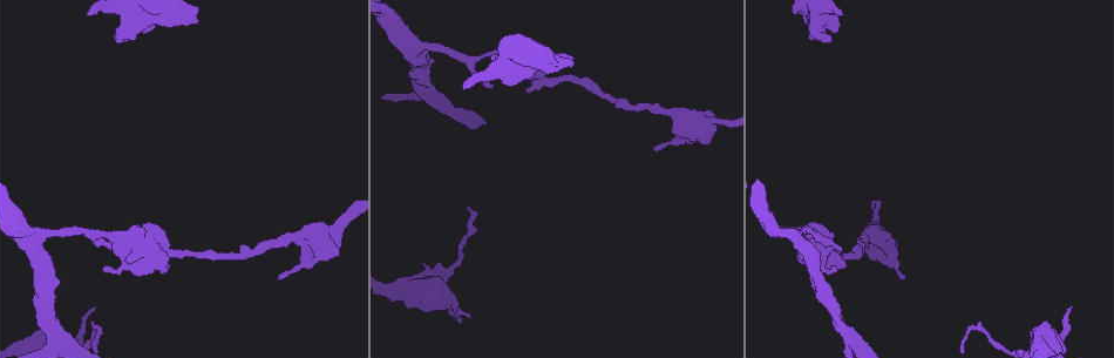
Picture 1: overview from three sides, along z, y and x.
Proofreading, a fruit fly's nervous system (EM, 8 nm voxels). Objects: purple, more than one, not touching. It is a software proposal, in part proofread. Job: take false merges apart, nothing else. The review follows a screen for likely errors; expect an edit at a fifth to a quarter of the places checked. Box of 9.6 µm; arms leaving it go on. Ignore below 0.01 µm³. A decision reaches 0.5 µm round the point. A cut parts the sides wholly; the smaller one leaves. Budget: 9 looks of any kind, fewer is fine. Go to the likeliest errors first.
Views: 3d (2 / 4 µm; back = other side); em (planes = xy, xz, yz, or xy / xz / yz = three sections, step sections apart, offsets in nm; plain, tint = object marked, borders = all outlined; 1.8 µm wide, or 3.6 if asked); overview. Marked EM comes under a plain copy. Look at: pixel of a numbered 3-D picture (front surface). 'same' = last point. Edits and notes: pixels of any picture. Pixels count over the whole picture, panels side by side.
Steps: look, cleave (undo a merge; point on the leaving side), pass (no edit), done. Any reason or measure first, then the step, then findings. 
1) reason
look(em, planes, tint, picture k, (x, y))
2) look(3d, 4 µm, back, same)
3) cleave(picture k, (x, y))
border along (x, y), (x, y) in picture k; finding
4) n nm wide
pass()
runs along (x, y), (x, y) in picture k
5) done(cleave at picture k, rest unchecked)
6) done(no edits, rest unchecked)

thick turns thin
look(3d, 4 µm, picture 1, (538, 76))

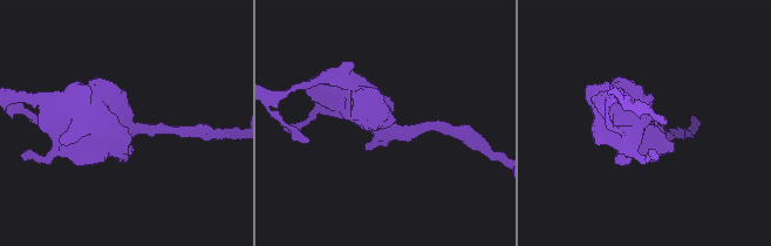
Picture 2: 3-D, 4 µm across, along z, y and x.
look(em, xz, step 16, tint, picture 2, (113, 127))

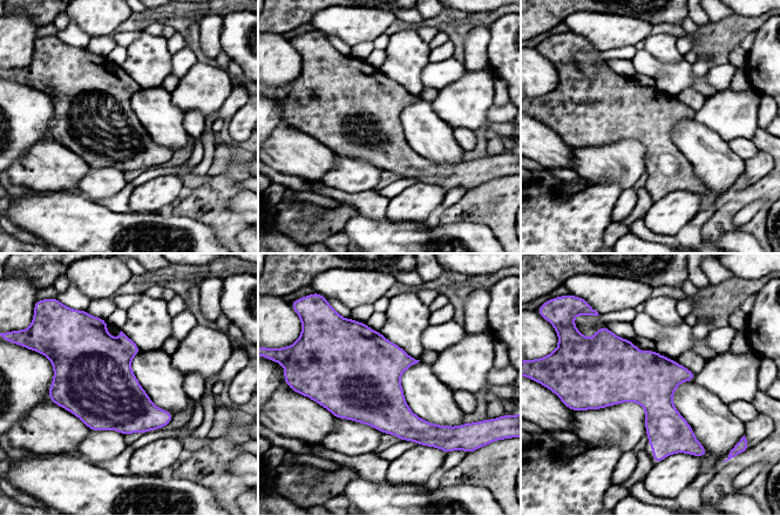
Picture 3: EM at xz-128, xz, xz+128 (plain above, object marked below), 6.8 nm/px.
look(em, planes, tint, same)

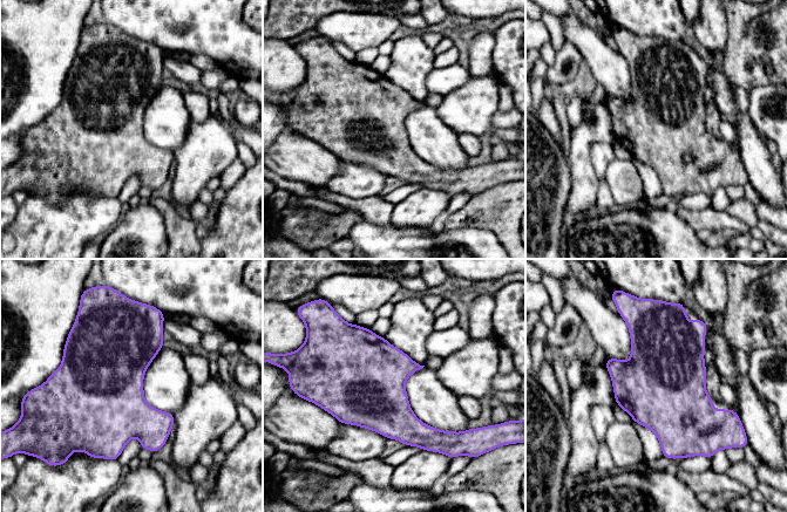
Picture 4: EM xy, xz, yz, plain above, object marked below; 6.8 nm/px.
460 nm wide
pass()
continuous, no second cell

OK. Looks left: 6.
look(em, 3.6 µm, planes, borders, picture 1, (182, 18))

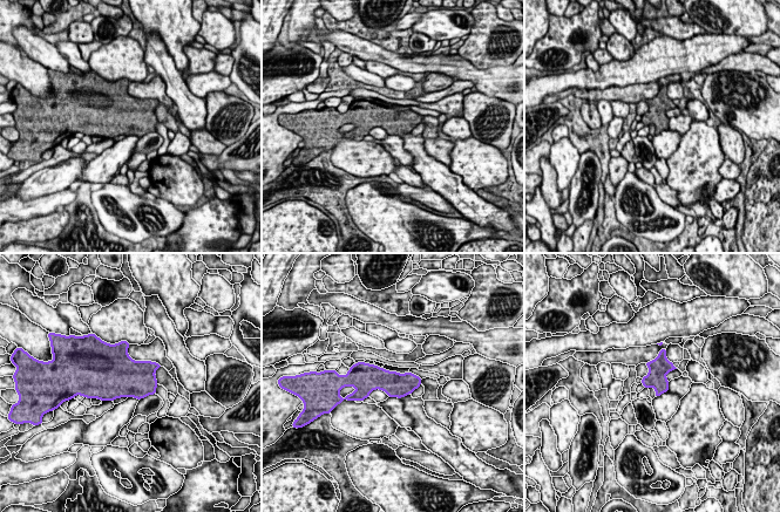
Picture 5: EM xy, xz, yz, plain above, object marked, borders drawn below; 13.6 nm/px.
280 nm wide
pass()
all the same cell

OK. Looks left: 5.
three-way junction
look(3d, 4 µm, picture 1, (59, 334))

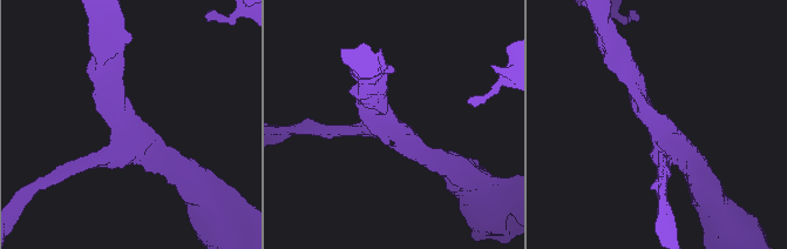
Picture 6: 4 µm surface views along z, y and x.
3 arms; arms of 190, 260, 260 nm
look(em, xy, step 4, tint, picture 6, (394, 127))

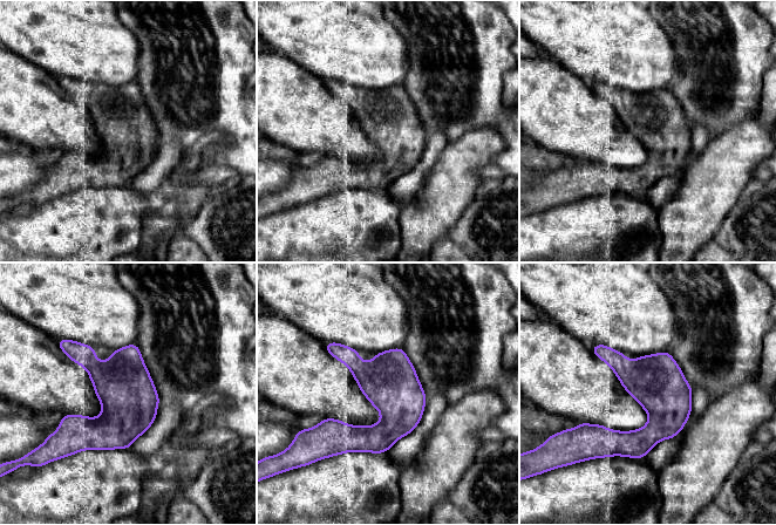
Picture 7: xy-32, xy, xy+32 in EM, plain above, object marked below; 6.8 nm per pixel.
look(em, planes, borders, same)

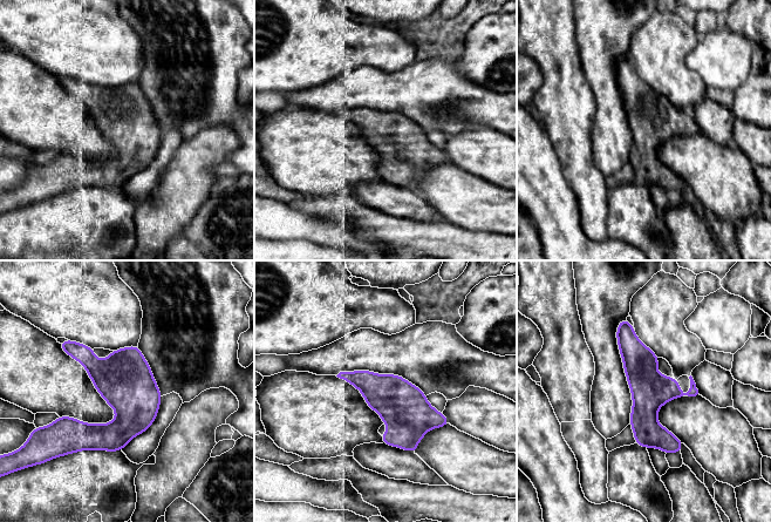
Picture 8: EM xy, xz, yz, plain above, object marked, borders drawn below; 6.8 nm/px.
260 nm wide
pass()
runs along (623, 326), (646, 420), (679, 449) in picture 8; one cell here

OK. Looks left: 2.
abrupt turn
look(3d, 4 µm, picture 1, (92, 328))

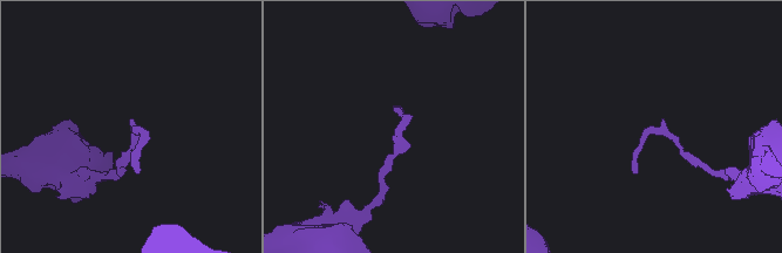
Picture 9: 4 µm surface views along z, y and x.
need the tissue
look(em, planes, tint, picture 9, (134, 132))

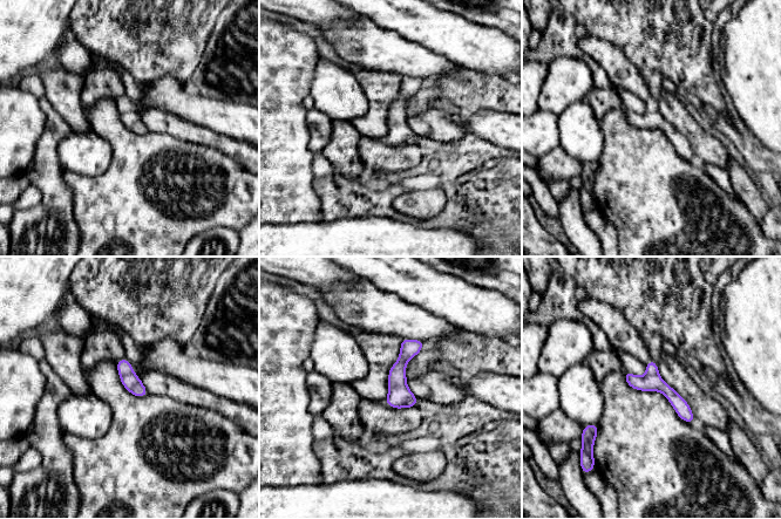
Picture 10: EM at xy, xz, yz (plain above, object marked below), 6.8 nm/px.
120 nm wide
pass()
continuous, no second cell

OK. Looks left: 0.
done(no edits, rest unchecked)

